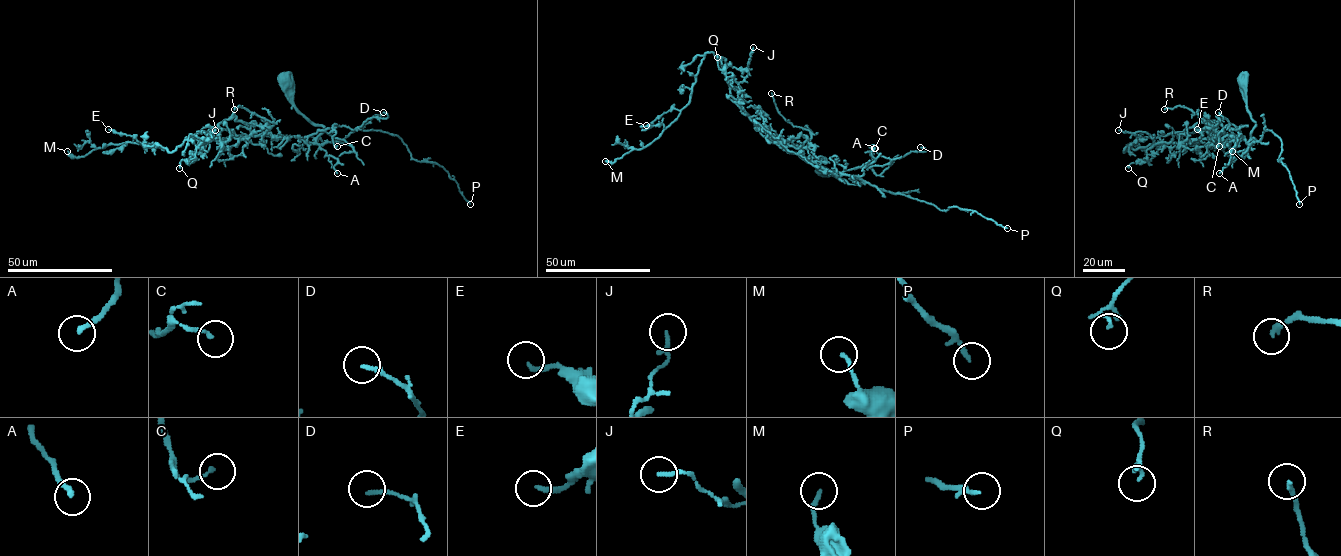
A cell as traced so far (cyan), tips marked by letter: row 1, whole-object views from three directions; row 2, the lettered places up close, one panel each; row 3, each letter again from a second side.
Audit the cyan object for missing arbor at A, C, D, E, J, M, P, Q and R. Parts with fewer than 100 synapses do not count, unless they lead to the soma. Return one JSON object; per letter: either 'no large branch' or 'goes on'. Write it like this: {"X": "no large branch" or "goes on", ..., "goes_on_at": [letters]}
{"A": "no large branch", "C": "no large branch", "D": "no large branch", "E": "no large branch", "J": "no large branch", "M": "no large branch", "P": "no large branch", "Q": "no large branch", "R": "no large branch", "goes_on_at": []}

